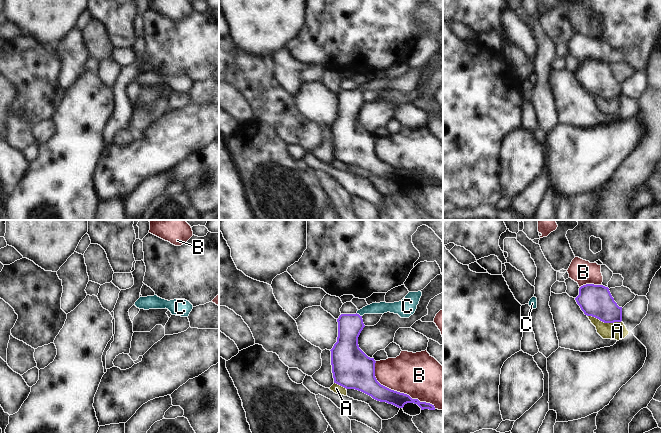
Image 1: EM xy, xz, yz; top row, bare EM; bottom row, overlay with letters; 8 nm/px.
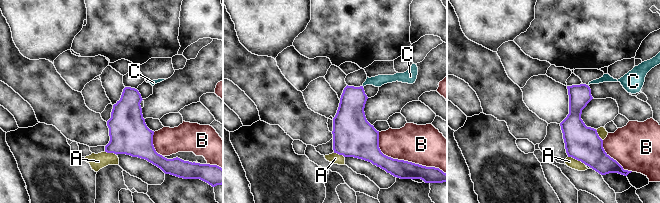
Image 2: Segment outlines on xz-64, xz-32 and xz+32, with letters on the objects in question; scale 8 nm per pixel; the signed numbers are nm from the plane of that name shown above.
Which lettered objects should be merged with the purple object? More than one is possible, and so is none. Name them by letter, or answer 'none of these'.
C

